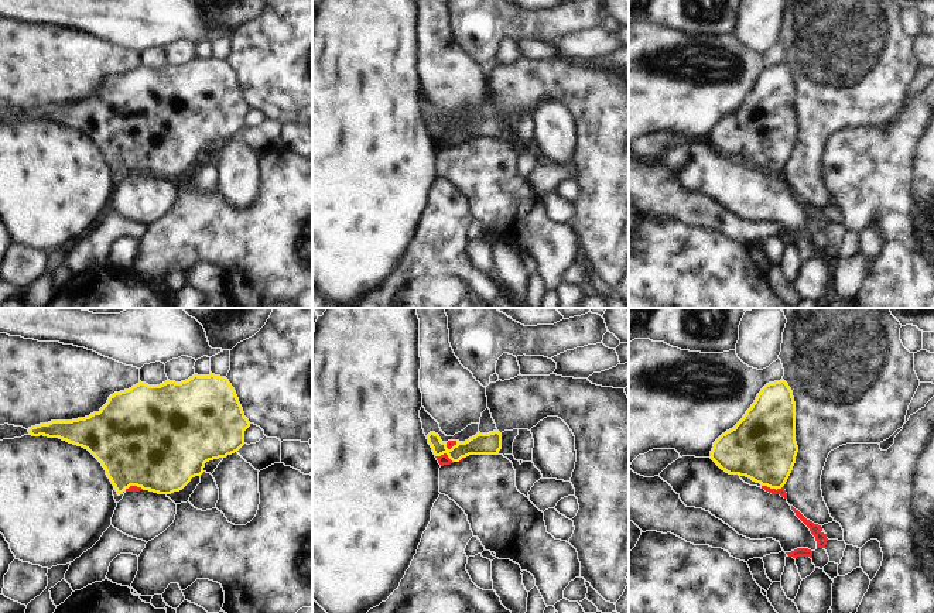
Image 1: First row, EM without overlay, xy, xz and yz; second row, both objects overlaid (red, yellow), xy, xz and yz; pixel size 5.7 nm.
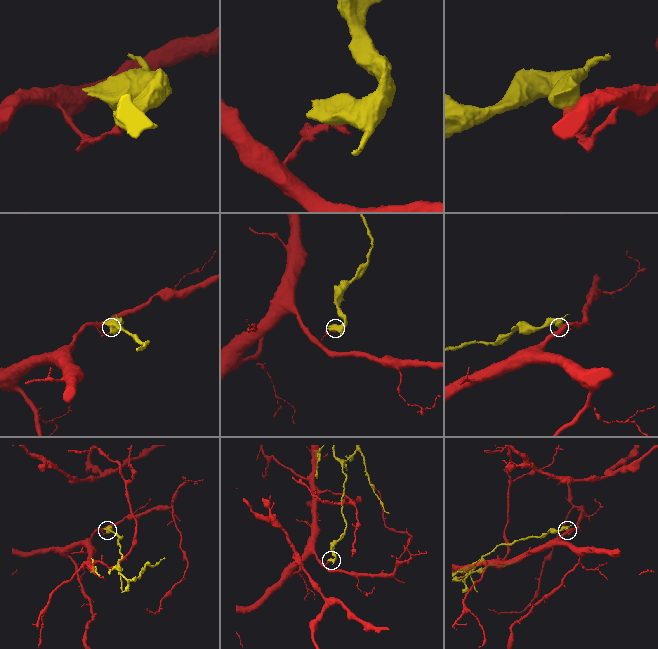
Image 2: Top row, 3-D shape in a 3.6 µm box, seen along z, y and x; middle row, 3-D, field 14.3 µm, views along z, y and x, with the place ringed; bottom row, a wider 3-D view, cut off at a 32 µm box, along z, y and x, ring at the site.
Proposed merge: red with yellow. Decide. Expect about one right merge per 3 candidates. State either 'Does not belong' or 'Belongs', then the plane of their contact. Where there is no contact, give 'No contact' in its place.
Does not belong. Touches red in yz.

